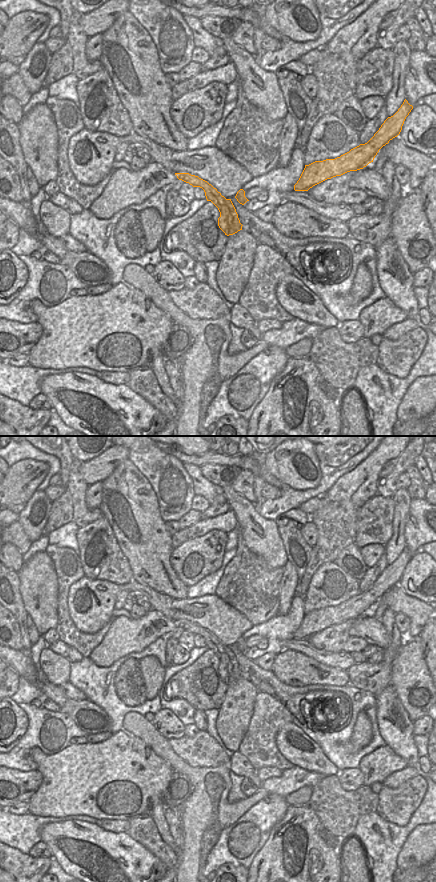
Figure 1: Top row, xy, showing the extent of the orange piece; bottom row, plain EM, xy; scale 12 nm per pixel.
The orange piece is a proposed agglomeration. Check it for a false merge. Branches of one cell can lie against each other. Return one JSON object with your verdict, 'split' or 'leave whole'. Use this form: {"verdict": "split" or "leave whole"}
{"verdict": "split"}

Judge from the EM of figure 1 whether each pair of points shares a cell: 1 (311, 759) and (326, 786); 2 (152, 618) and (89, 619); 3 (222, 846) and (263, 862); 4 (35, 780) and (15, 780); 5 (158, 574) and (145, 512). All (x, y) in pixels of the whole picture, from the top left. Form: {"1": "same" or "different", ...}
{"1": "different", "2": "different", "3": "different", "4": "same", "5": "same"}

